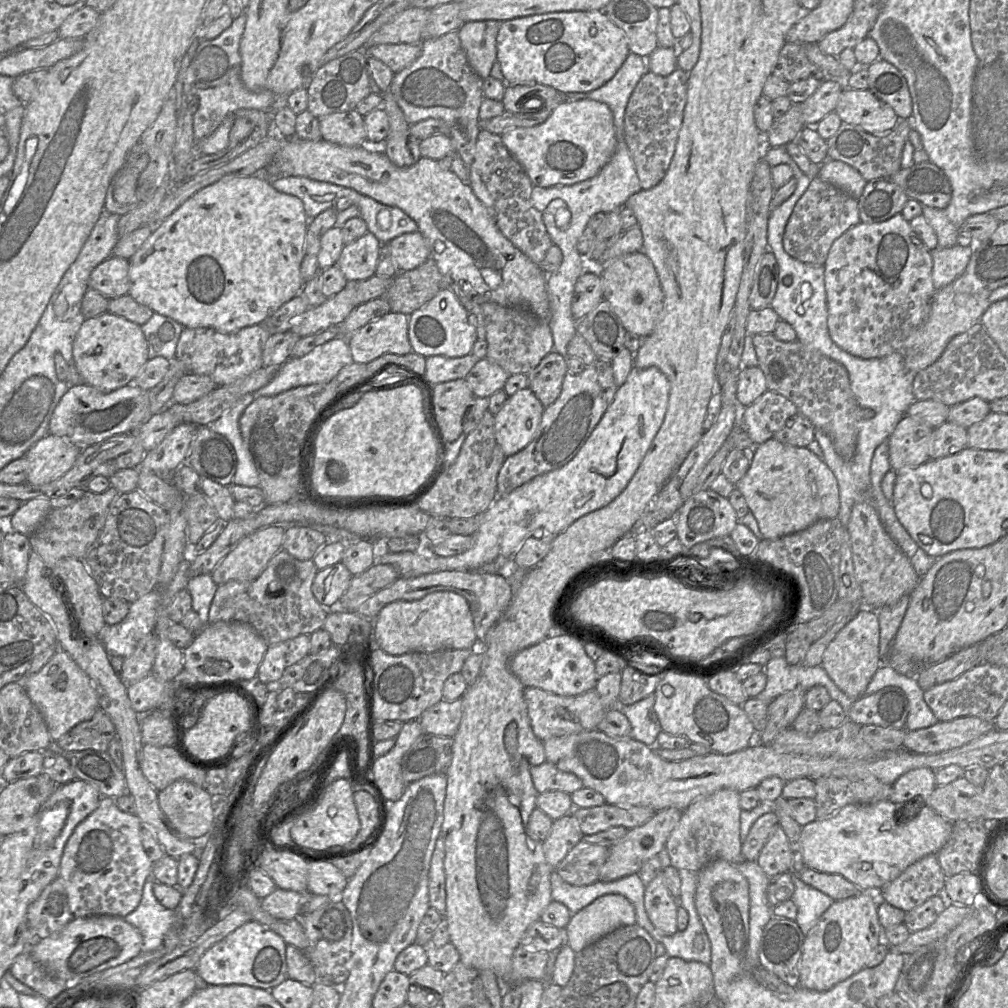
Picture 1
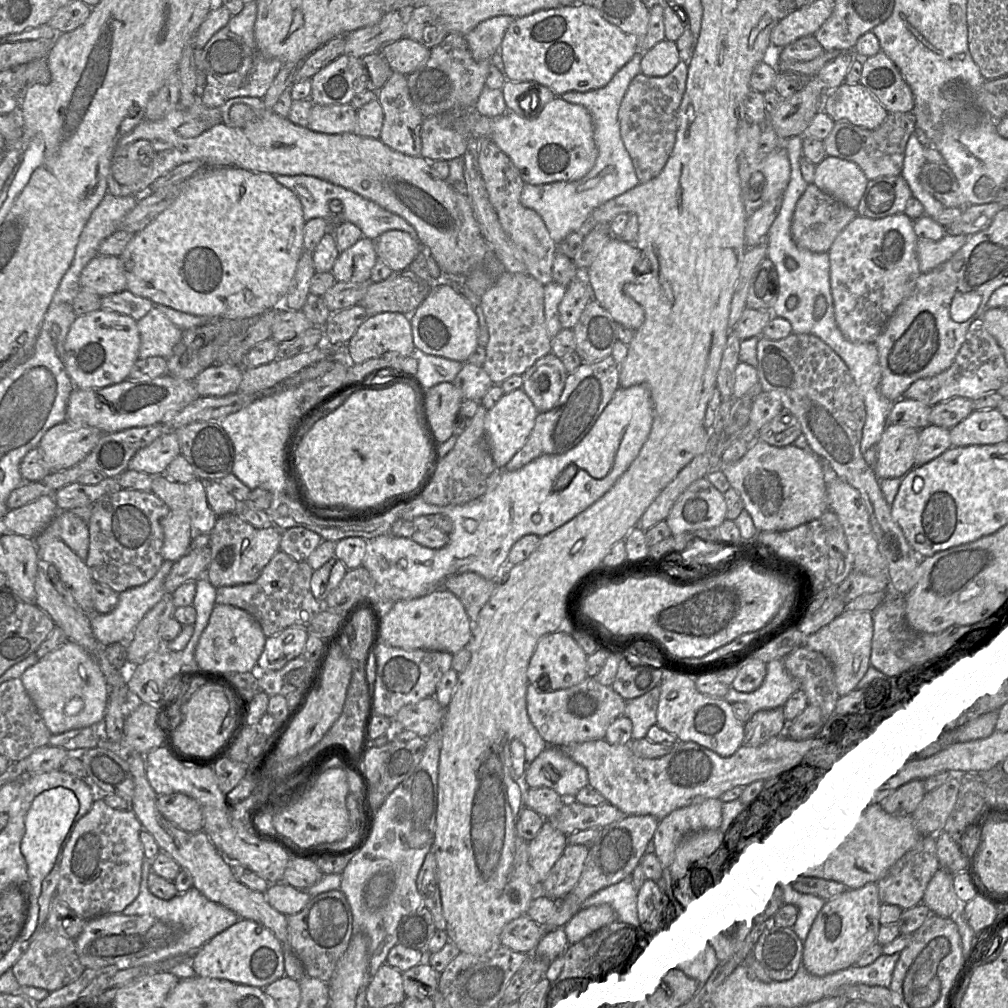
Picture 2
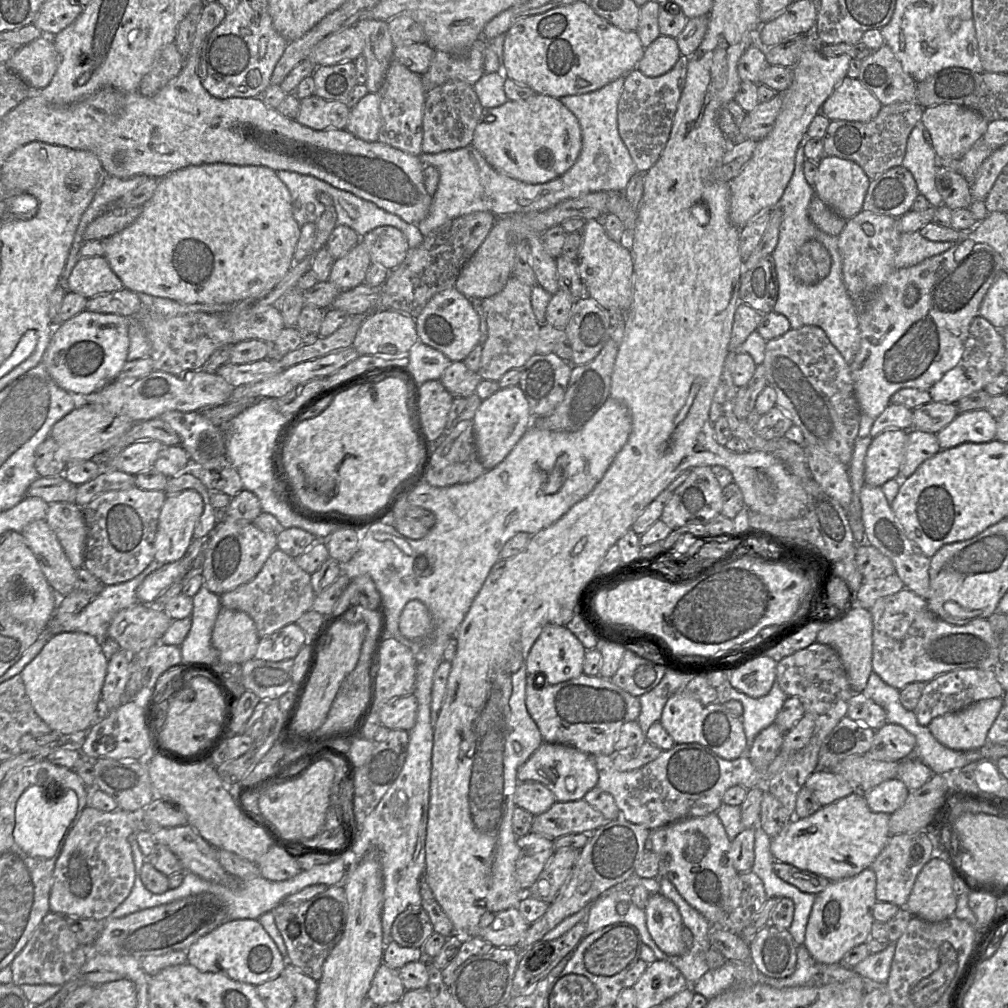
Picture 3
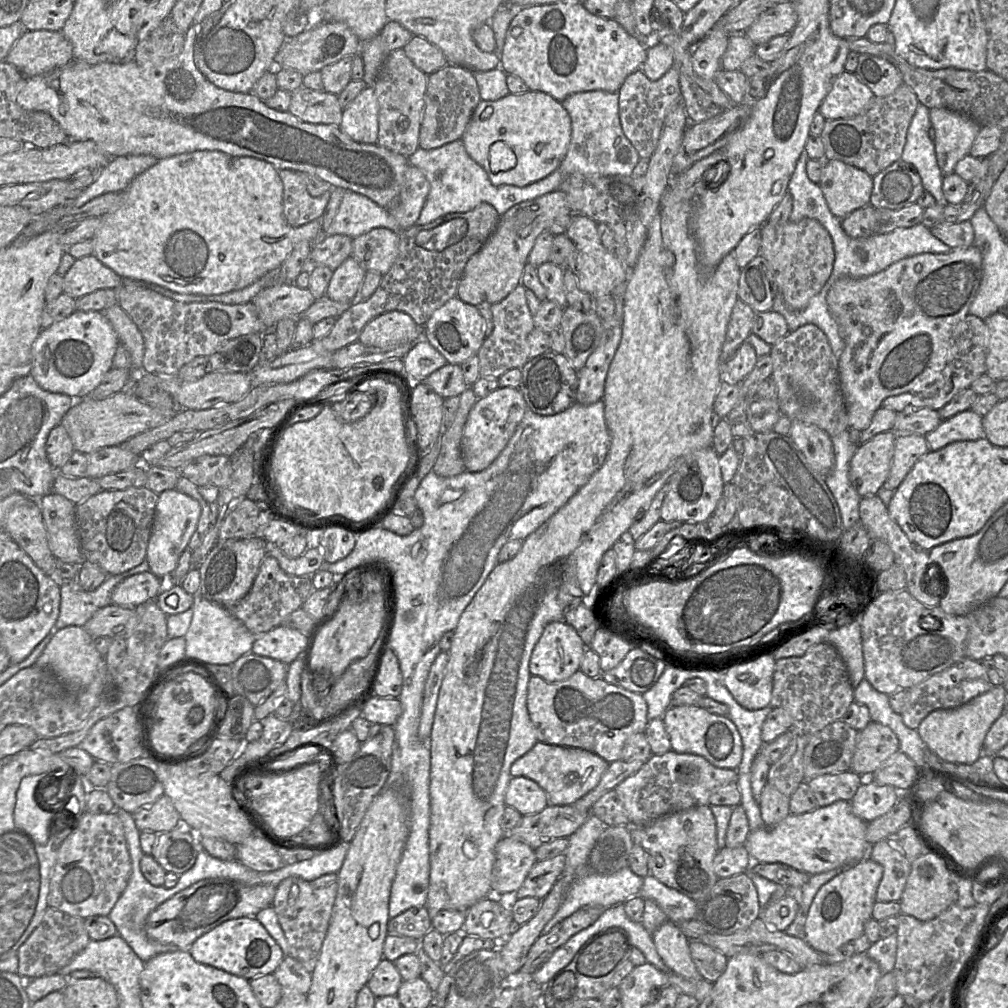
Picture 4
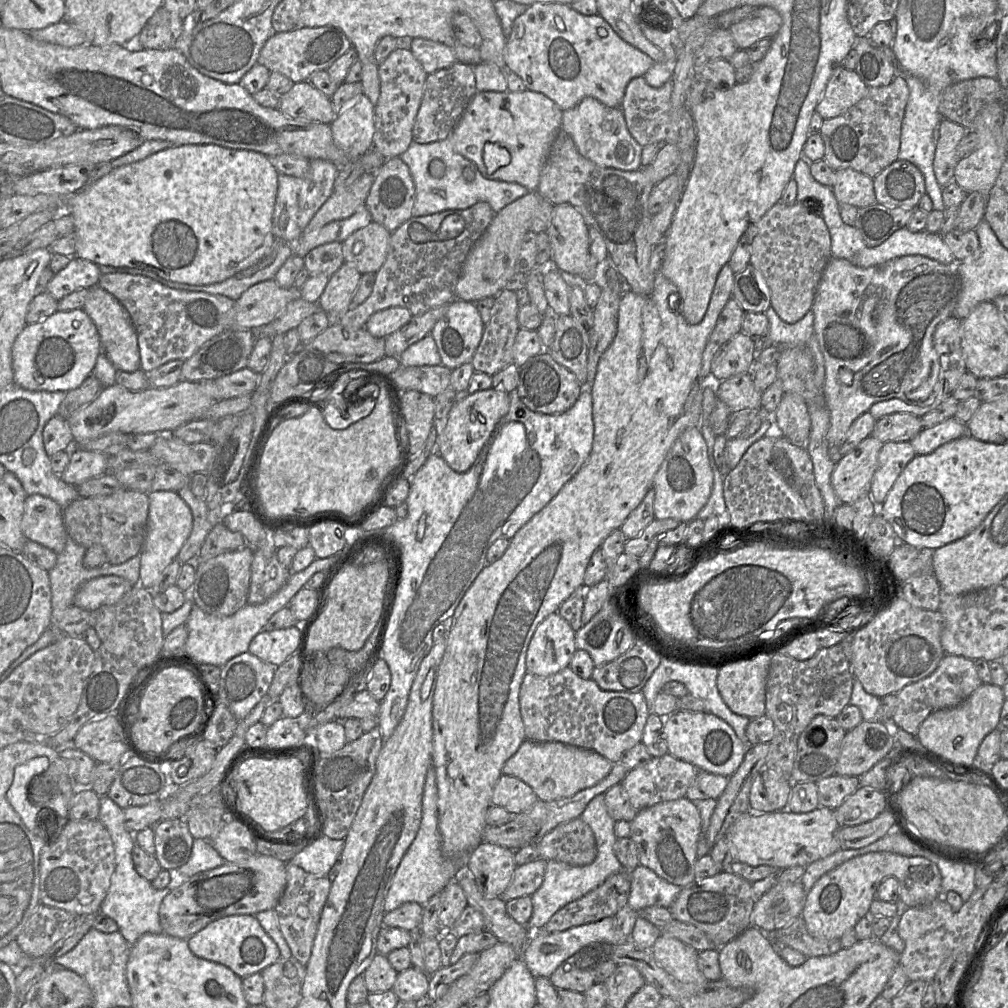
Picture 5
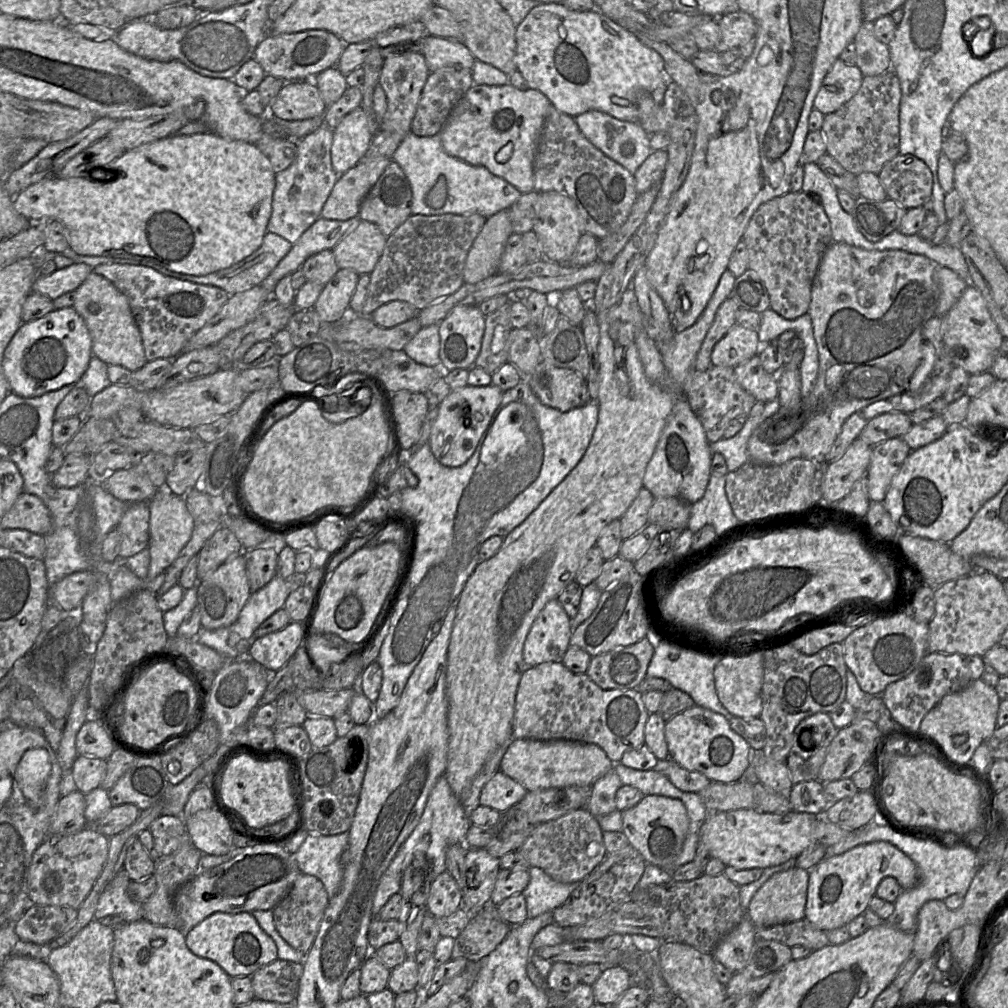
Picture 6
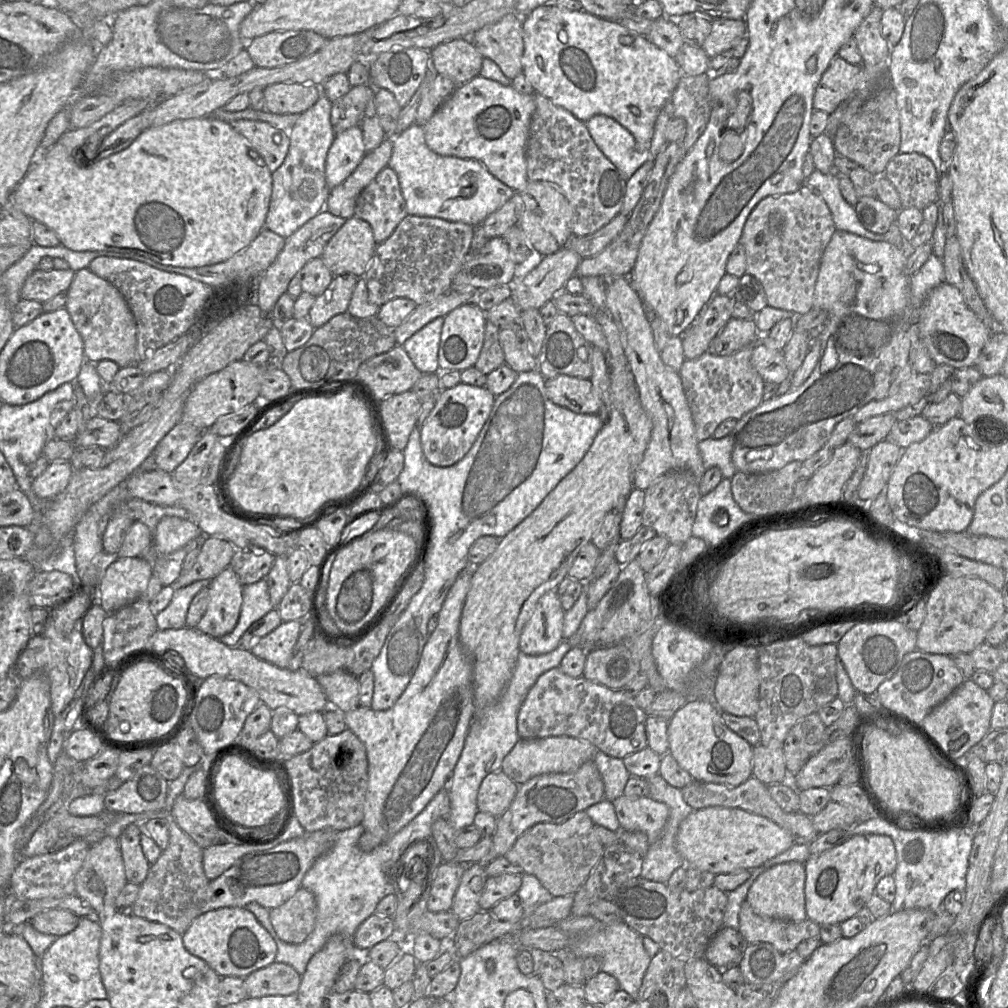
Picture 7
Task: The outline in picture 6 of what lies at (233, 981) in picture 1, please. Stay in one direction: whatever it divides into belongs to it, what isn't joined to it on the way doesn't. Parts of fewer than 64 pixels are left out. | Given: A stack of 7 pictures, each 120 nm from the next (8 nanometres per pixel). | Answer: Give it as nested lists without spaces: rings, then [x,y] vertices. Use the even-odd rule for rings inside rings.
[[[214,913],[184,933],[185,944],[194,955],[213,961],[231,978],[250,977],[256,970],[277,959],[277,948],[274,941],[260,928],[251,913]]]

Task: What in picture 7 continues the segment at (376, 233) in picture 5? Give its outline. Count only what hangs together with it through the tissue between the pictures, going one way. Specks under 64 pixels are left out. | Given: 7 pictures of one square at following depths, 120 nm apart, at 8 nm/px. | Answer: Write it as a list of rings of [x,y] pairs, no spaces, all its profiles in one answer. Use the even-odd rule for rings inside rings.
[[[352,216],[329,240],[321,255],[332,275],[352,274],[361,278],[370,265],[378,243],[371,226]]]

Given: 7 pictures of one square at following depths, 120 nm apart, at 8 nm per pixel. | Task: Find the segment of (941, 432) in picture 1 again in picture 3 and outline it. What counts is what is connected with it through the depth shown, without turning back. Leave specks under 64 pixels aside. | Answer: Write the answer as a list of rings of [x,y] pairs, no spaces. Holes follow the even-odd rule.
[[[909,429],[907,437],[905,458],[897,477],[900,479],[908,478],[925,460],[941,450],[934,433]]]

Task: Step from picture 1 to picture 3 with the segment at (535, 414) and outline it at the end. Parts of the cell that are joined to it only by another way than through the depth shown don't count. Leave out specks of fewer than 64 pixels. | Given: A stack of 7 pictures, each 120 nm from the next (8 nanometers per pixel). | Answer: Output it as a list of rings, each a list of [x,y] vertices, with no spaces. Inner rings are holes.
[[[519,385],[500,388],[482,400],[474,416],[473,435],[483,467],[490,470],[501,463],[531,426],[532,421],[533,414]]]

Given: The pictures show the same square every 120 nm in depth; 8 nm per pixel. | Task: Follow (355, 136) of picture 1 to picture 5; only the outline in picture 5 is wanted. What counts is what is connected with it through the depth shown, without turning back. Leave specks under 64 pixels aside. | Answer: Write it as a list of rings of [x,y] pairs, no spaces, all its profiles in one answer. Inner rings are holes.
[[[309,81],[294,83],[292,88],[280,96],[279,110],[286,116],[295,119],[306,119],[319,123],[329,124],[336,118],[331,98],[325,96]]]

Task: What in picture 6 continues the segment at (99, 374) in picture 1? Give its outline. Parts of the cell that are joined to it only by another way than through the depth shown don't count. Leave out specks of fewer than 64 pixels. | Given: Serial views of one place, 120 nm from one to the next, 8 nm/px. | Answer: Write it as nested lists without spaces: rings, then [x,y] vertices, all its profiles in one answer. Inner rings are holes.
[[[68,307],[22,323],[4,351],[2,368],[11,392],[33,398],[79,383],[92,356],[86,323],[73,307]]]

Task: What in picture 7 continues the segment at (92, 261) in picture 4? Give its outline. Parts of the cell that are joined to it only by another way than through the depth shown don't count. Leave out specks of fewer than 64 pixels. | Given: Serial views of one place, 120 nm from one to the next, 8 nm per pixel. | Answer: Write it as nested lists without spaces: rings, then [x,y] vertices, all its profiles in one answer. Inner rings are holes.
[[[71,269],[43,271],[34,270],[24,282],[21,289],[21,299],[47,302],[61,292],[67,292],[75,272]]]

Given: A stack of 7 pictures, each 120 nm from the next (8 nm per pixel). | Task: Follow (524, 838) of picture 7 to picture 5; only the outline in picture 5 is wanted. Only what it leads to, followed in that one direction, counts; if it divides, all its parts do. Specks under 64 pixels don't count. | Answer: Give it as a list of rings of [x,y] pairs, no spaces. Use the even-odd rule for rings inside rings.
[[[580,817],[557,825],[534,843],[543,859],[573,866],[589,865],[597,855],[594,833]]]

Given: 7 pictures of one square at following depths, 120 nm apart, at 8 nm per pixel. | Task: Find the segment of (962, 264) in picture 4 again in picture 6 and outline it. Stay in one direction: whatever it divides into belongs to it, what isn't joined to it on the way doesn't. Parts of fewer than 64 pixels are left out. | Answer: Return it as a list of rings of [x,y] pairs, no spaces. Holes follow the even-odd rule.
[[[832,242],[824,251],[812,285],[812,296],[808,314],[812,319],[814,338],[818,348],[819,369],[816,383],[809,395],[793,406],[782,407],[765,418],[753,431],[748,440],[749,461],[763,465],[780,465],[791,459],[807,458],[822,464],[822,458],[831,449],[833,443],[841,432],[846,419],[852,414],[862,411],[866,406],[880,400],[902,393],[908,383],[908,373],[913,370],[919,360],[924,357],[922,330],[925,323],[935,316],[939,300],[939,288],[934,280],[936,264],[931,259],[912,254],[902,250],[865,250],[843,242]]]

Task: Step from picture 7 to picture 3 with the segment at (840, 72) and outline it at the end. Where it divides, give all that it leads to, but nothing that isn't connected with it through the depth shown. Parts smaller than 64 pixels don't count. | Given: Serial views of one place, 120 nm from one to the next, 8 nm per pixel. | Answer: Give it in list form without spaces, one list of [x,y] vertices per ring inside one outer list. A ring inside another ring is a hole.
[[[846,76],[821,107],[830,121],[866,123],[879,113],[882,104],[857,78]]]

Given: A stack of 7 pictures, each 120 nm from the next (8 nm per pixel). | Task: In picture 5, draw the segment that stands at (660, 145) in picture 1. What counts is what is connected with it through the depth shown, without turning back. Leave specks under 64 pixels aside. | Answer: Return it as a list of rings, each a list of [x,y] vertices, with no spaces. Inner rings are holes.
[[[643,76],[631,79],[625,89],[621,109],[627,128],[636,141],[644,147],[651,143],[674,144],[680,153],[680,163],[674,172],[683,186],[686,185],[696,153],[696,127],[693,117],[686,106],[673,107],[671,95],[672,80],[663,86],[650,86]]]

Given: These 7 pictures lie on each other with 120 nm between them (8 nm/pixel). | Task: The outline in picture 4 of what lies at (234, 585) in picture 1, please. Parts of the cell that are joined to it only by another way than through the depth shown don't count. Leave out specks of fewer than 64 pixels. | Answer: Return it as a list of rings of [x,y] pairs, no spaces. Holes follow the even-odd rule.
[[[267,555],[247,595],[234,606],[225,608],[231,615],[243,621],[250,632],[260,636],[281,625],[289,614],[302,608],[312,591],[313,585],[309,576],[289,575],[282,570],[274,557]]]

